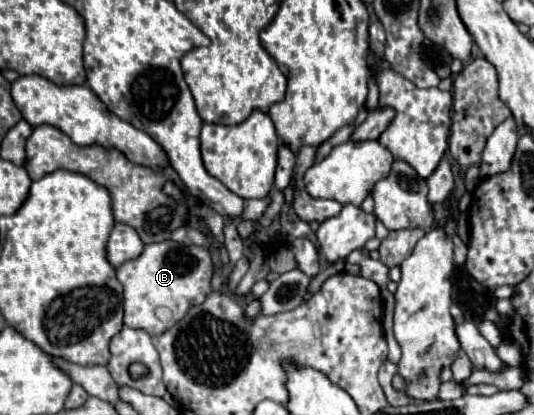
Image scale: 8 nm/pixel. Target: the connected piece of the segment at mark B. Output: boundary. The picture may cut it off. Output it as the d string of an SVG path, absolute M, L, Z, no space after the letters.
M168 240L148 244L138 258L116 268L116 274L124 286L124 324L130 328L142 328L154 336L180 322L192 304L196 306L206 300L212 292L214 264L208 248Z

